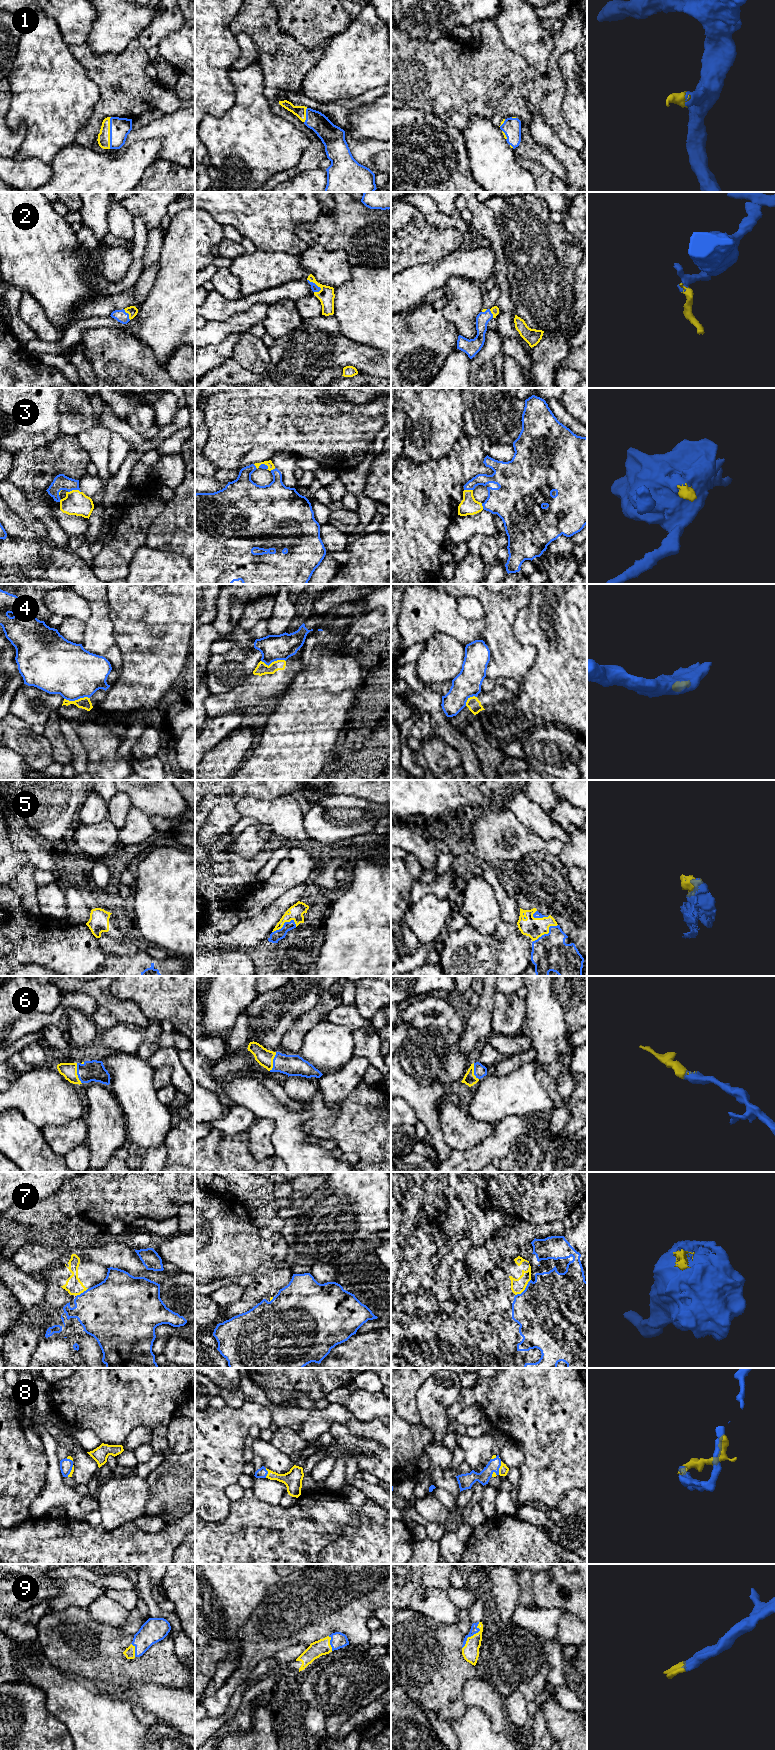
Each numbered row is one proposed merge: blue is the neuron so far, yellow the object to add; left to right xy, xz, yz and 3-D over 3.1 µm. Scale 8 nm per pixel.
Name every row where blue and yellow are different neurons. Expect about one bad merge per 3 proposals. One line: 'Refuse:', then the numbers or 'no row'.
Refuse: 4, 7

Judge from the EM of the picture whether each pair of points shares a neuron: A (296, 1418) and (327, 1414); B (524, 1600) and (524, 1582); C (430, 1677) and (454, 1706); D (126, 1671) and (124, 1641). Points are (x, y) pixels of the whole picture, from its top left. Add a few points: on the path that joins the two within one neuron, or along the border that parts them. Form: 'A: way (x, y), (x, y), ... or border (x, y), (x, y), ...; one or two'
A: way (304, 1418), (319, 1418); one
B: way (524, 1596), (524, 1586); one
C: way (436, 1684), (447, 1699); one
D: way (119, 1664), (119, 1648); one

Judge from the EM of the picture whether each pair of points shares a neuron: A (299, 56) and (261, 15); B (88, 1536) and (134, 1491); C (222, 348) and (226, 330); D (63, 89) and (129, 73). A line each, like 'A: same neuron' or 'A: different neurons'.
A: same neuron
B: different neurons
C: different neurons
D: different neurons

